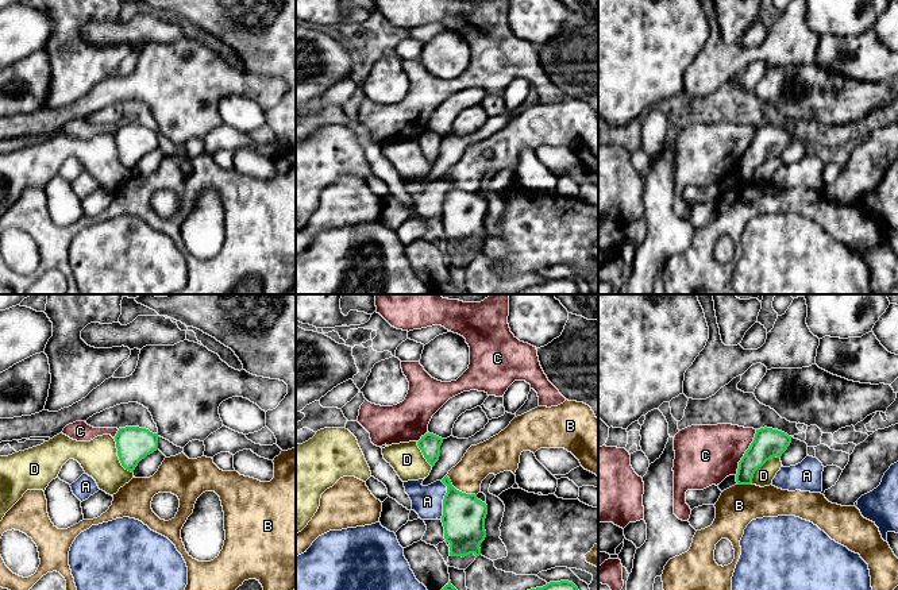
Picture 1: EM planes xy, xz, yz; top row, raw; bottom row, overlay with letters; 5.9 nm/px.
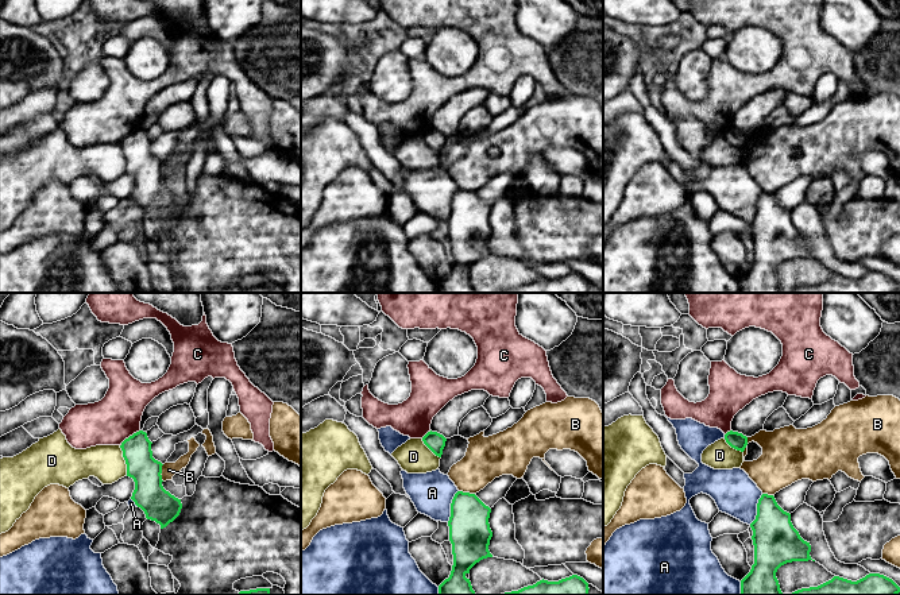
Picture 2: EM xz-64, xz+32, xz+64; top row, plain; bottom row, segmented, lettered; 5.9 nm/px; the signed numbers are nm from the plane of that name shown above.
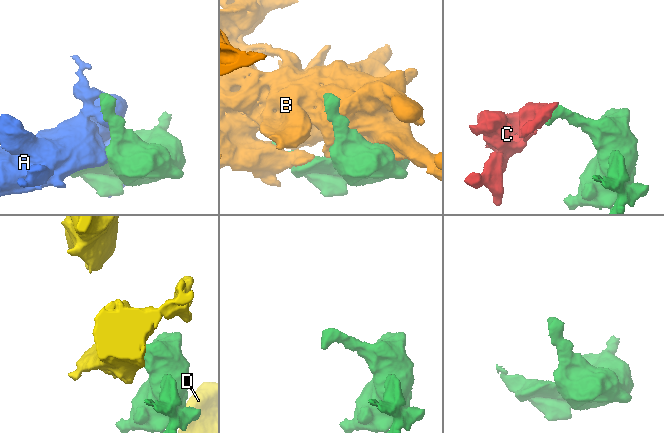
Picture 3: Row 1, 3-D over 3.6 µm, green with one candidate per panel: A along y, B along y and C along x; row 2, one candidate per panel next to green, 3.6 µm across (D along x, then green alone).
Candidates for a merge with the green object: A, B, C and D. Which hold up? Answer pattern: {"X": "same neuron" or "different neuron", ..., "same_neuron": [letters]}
{"A": "different neuron", "B": "different neuron", "C": "different neuron", "D": "different neuron", "same_neuron": []}

